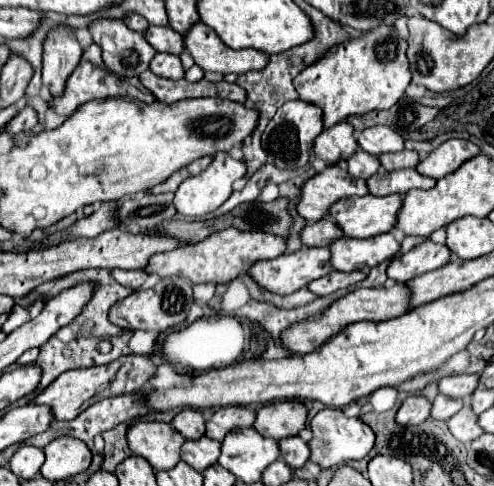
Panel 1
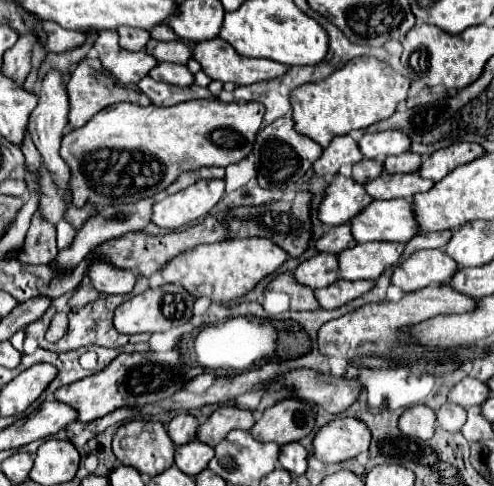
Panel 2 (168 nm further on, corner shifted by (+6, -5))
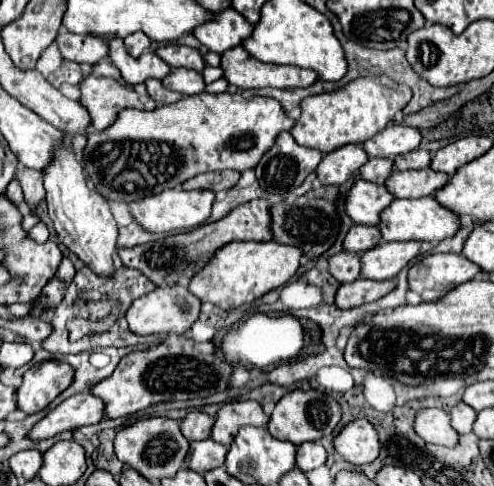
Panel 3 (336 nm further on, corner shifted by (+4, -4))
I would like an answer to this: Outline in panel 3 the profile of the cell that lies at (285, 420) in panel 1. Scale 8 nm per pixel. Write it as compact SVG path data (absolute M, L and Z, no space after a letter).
M293 390L275 404L267 430L271 432L271 436L275 436L279 440L287 440L287 442L293 442L295 446L299 446L301 442L315 442L323 436L329 436L333 432L333 428L337 426L339 418L341 418L341 408L329 394L319 392L319 390L309 390L309 392Z

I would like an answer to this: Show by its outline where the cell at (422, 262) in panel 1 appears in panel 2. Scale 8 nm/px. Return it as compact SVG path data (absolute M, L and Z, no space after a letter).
M423 249L395 267L391 283L405 293L411 293L449 281L457 269L457 261L453 261L443 249Z

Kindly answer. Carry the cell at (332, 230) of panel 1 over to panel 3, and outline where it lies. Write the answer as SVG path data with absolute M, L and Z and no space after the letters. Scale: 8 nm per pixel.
M355 224L347 232L347 238L343 240L343 250L361 254L361 252L373 248L379 242L381 242L381 236L379 236L377 226L357 226Z

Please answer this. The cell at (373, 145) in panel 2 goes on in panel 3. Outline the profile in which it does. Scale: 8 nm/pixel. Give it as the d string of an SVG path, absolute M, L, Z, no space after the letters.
M387 126L367 142L363 142L363 148L369 156L381 156L381 158L395 158L399 154L407 154L415 150L421 142L421 132L417 128L409 126Z

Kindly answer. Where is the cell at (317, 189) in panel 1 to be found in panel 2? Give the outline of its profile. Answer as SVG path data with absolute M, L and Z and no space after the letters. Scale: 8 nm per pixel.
M335 175L333 183L327 187L323 203L319 205L319 219L333 227L349 223L371 201L373 197L367 195L361 183L343 175Z

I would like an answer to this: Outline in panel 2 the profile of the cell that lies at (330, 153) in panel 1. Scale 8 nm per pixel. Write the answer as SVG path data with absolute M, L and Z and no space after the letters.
M341 135L335 137L327 149L323 149L323 155L313 163L313 171L321 177L333 177L341 165L355 165L361 159L363 153L359 151L357 141L351 135Z

